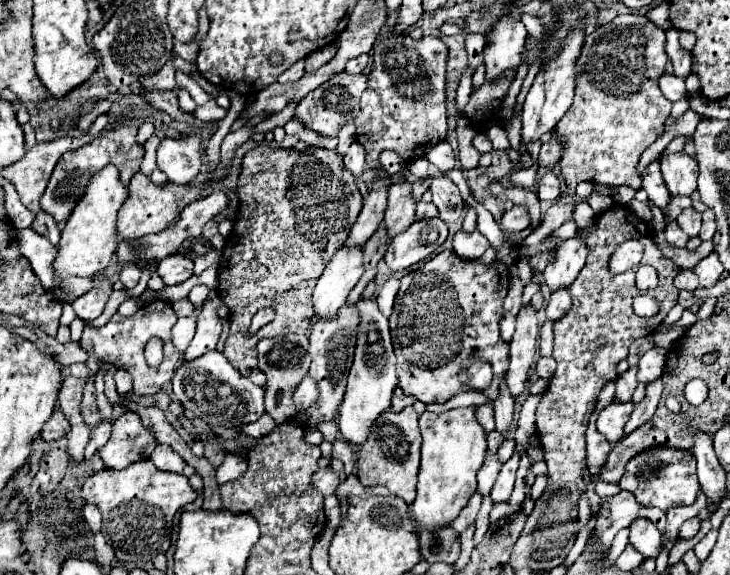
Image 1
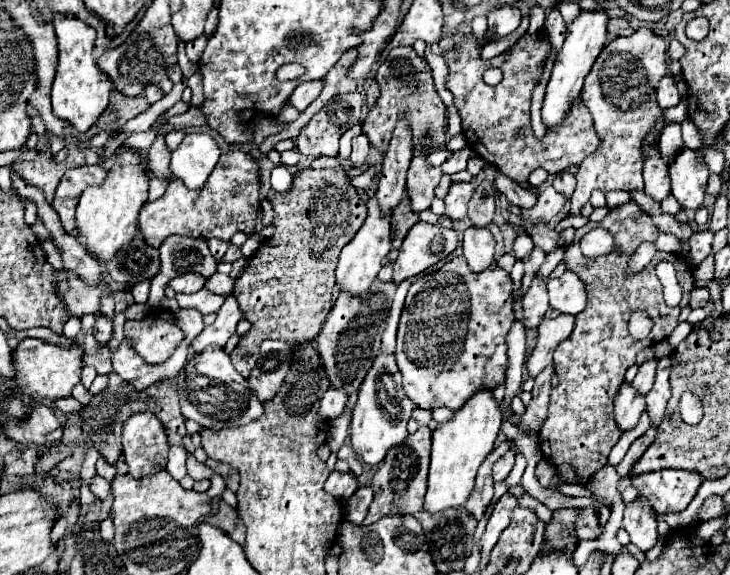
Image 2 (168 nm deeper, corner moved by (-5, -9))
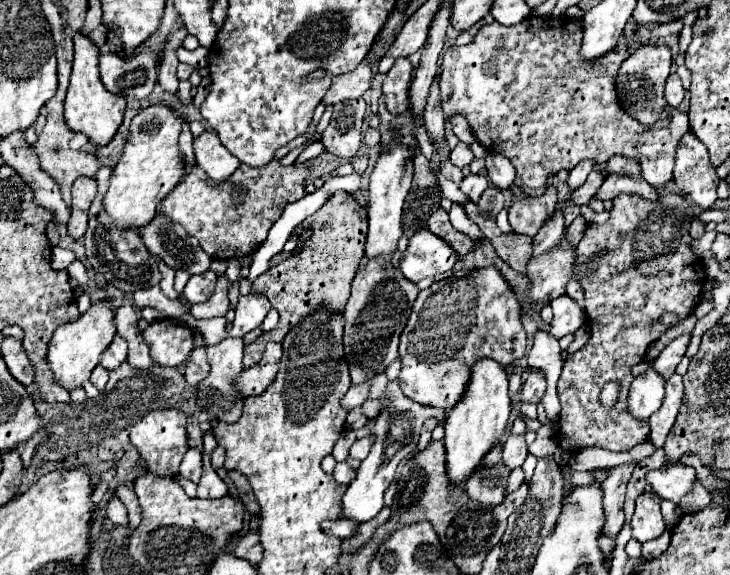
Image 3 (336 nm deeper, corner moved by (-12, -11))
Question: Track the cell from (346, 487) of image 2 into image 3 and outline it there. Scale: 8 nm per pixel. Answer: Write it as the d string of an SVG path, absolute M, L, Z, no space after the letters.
M340 462L336 464L336 470L334 470L334 480L338 484L350 484L352 480L356 478L356 472L346 464L346 462Z

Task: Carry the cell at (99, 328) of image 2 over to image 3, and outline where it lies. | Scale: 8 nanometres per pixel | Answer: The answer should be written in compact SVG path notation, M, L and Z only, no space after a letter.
M116 334L114 340L110 342L110 346L102 352L100 364L102 364L106 370L114 370L114 368L118 368L118 366L126 360L126 352L128 352L126 340Z

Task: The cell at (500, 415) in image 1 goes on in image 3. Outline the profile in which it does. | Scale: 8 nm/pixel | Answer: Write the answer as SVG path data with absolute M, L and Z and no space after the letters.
M556 210L554 218L548 220L548 224L544 224L544 228L540 228L540 232L534 236L532 240L532 256L540 256L548 250L552 250L564 236L564 216L560 210Z

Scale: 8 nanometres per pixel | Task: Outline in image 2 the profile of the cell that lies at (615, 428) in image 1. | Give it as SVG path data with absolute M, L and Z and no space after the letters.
M625 382L615 398L615 420L617 420L619 428L623 432L631 430L639 422L639 418L645 410L647 410L645 396L637 394L637 390L633 390L633 386L629 382Z

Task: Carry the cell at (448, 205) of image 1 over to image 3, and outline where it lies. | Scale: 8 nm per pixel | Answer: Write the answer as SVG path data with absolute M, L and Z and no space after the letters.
M468 174L468 176L464 176L464 180L460 184L460 190L474 202L480 198L480 194L486 188L488 188L488 180L486 180L486 176L480 176L480 174Z

